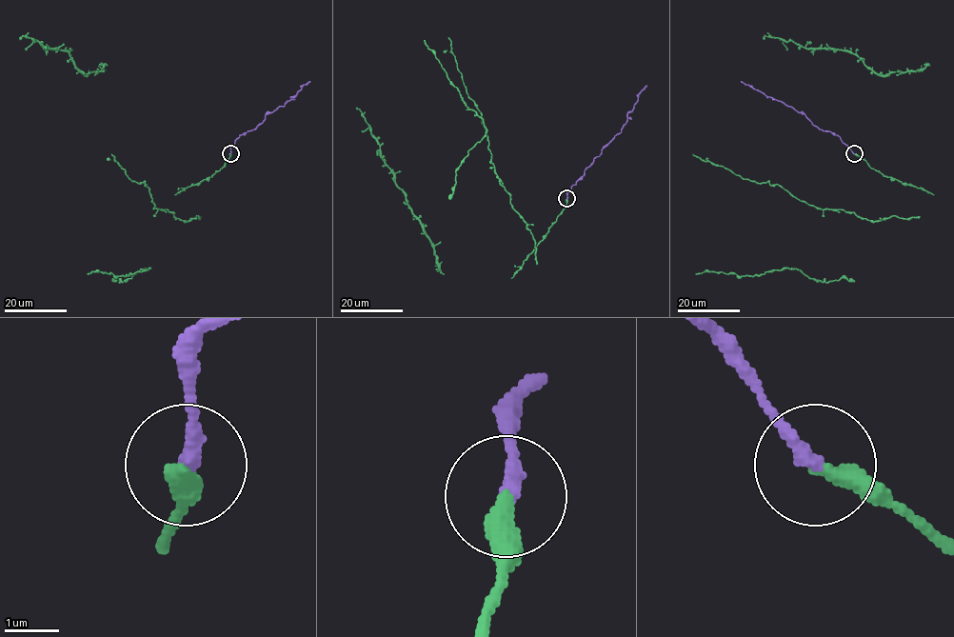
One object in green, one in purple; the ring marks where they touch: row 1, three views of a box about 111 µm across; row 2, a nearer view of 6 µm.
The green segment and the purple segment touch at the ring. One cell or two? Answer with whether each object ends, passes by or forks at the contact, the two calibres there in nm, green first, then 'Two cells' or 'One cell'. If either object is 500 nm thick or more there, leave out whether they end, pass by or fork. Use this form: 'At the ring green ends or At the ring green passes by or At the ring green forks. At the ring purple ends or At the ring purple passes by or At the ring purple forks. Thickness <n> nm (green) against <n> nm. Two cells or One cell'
At the ring green ends. At the ring purple ends. Thickness 360 nm (green) against 280 nm. One cell

